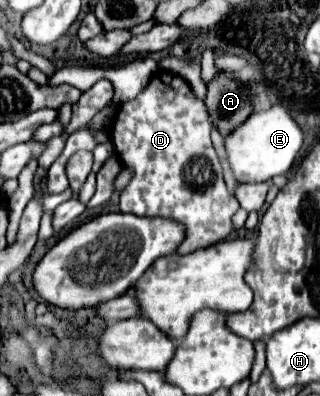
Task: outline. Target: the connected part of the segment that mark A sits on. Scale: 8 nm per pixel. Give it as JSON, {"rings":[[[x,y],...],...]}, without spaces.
{"rings":[[[216,70],[216,76],[206,84],[204,106],[210,116],[212,126],[226,136],[234,132],[248,116],[256,112],[256,104],[260,98],[260,84],[250,78],[242,80],[230,76],[228,72]]]}

